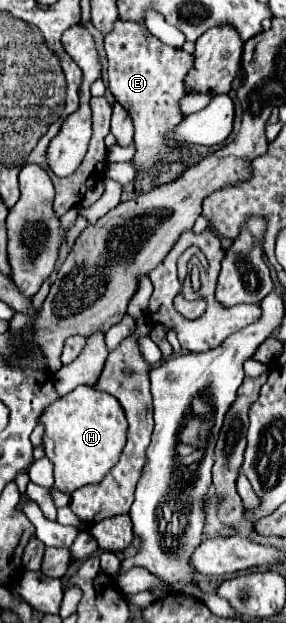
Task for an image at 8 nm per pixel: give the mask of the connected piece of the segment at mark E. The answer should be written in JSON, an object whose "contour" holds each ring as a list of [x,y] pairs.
{"contour":[[[115,21],[113,33],[105,35],[105,51],[109,57],[109,89],[115,95],[115,99],[123,105],[123,109],[129,113],[135,125],[135,147],[137,153],[133,155],[133,165],[137,171],[153,171],[155,165],[159,165],[163,159],[167,159],[171,153],[187,153],[189,149],[183,143],[171,141],[167,137],[169,131],[177,129],[177,125],[185,119],[185,115],[179,109],[179,101],[189,95],[185,77],[193,67],[193,55],[185,53],[183,49],[173,49],[165,43],[161,43],[155,37],[149,37],[141,25],[131,23],[131,21]]]}

